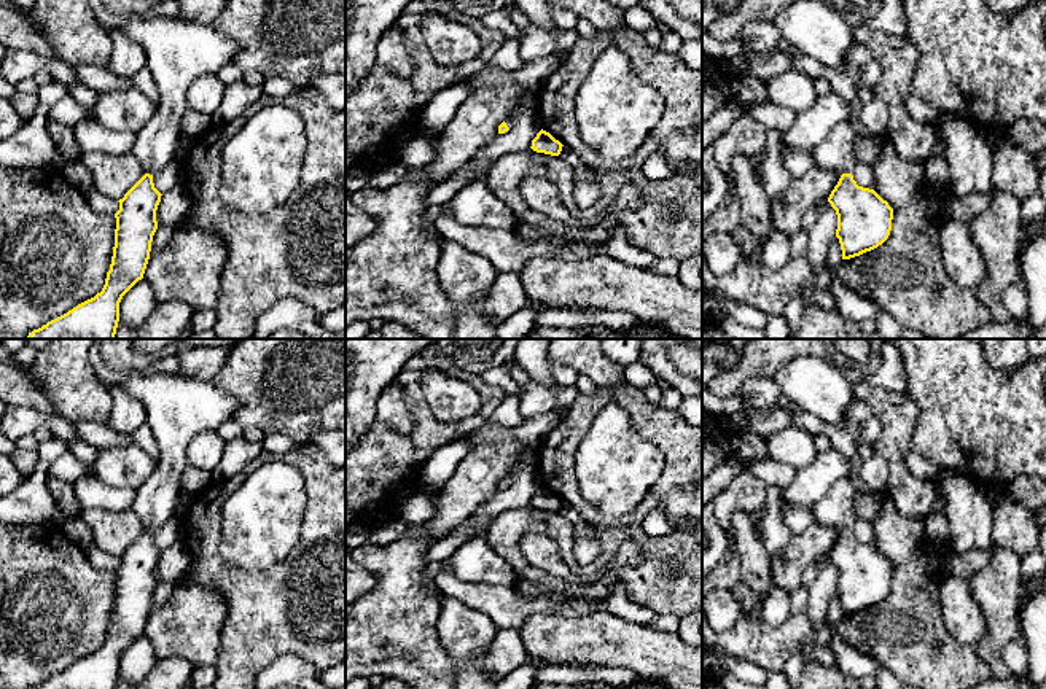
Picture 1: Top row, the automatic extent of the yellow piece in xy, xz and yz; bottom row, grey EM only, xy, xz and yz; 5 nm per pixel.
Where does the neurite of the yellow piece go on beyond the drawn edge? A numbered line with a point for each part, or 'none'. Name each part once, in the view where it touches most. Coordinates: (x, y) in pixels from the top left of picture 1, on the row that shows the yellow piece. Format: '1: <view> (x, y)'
1: yz (836, 151)

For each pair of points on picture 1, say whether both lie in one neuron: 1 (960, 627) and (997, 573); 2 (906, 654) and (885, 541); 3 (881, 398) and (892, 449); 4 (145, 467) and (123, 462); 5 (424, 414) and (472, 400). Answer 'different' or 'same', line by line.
1: different
2: same
3: same
4: same
5: different

